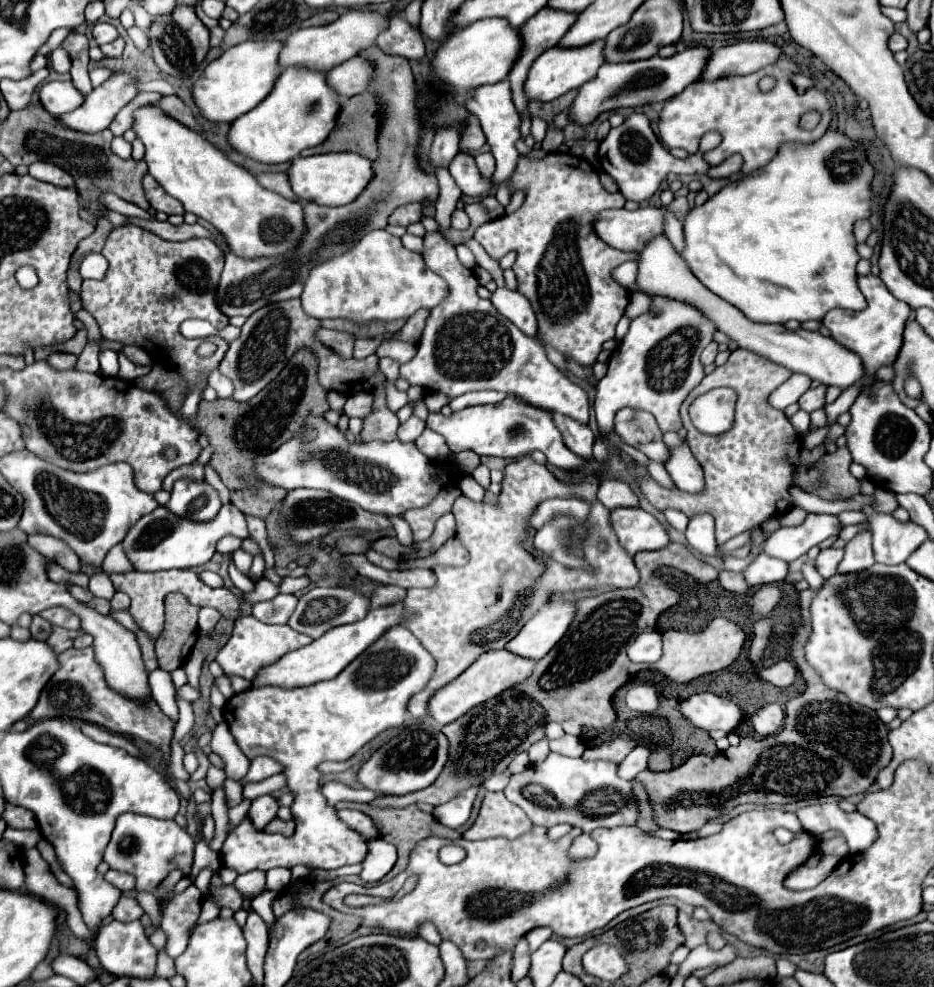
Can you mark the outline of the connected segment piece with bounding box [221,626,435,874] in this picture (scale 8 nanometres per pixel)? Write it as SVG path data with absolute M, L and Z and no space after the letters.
M399 626L387 630L337 678L293 690L257 688L229 698L223 706L223 716L243 754L249 760L269 756L283 766L287 788L295 794L291 804L295 834L291 838L267 834L264 830L257 830L246 817L228 834L221 848L223 864L239 874L249 870L269 870L275 866L293 868L297 864L323 870L359 864L365 858L367 840L337 820L335 808L325 804L319 788L323 774L317 766L325 760L349 760L377 734L401 726L409 698L427 684L433 670L433 656L407 628Z

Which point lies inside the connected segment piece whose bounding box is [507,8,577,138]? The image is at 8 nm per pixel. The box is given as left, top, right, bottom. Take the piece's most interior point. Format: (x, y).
(544, 30)

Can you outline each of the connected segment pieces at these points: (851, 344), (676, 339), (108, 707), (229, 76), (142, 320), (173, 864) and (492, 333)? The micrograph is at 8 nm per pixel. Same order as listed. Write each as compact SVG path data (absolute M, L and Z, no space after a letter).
M857 276L857 286L861 288L867 308L865 310L831 310L823 318L823 326L829 328L831 338L839 344L843 344L847 350L857 352L863 360L863 368L867 372L867 378L873 378L873 374L881 366L893 366L893 360L899 356L899 348L903 346L903 328L911 314L911 306L903 304L903 300L895 298L881 278L877 276Z
M661 296L651 298L651 310L631 320L629 332L609 358L607 374L597 382L597 398L593 406L601 436L613 432L615 412L625 406L651 412L661 432L677 432L681 428L679 406L705 376L699 354L711 342L717 328L687 304Z
M69 648L59 654L59 672L51 676L51 680L45 684L43 694L39 696L39 702L31 710L33 720L43 720L43 718L67 718L67 720L85 720L97 726L103 726L109 732L115 734L127 734L133 738L141 738L155 748L159 748L165 756L165 760L171 758L169 742L173 738L173 728L175 724L159 710L155 702L151 704L137 704L133 700L127 700L125 696L113 692L107 688L103 680L103 672L97 666L93 658L93 648Z
M243 42L225 50L219 58L205 66L201 78L193 84L193 102L201 116L209 122L233 122L241 114L255 108L267 92L271 92L273 82L279 76L279 50L281 42Z
M127 224L111 230L101 254L107 258L109 268L103 280L83 280L81 300L85 310L97 320L105 340L139 346L153 362L159 360L179 372L185 380L185 396L189 396L199 382L199 374L209 374L219 368L229 348L223 338L209 336L205 340L217 344L217 350L209 358L199 358L195 348L203 340L187 340L179 332L179 324L187 318L209 320L217 330L229 324L229 318L215 304L215 286L219 286L223 270L221 250L209 238L167 242L139 226Z
M121 814L115 822L111 842L105 848L103 858L109 868L129 872L137 880L139 890L155 890L163 878L175 868L183 870L187 876L193 864L193 840L181 826L175 824L175 820L157 820L151 816L141 814Z
M439 230L425 234L423 258L427 268L447 280L449 296L431 310L425 332L417 344L417 356L401 366L401 378L427 392L443 392L449 400L471 390L501 390L513 392L533 406L563 412L573 420L589 420L587 392L549 362L545 348L541 348L535 338L517 330L489 300L479 298L475 272L459 262L455 246L449 244Z

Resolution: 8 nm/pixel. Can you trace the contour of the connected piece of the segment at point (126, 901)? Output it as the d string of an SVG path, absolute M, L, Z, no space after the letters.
M121 896L121 898L119 898L119 902L115 904L113 912L111 912L111 916L113 916L115 920L119 920L119 922L139 920L139 918L141 918L141 914L143 914L141 906L139 906L133 898L129 898L129 896Z

